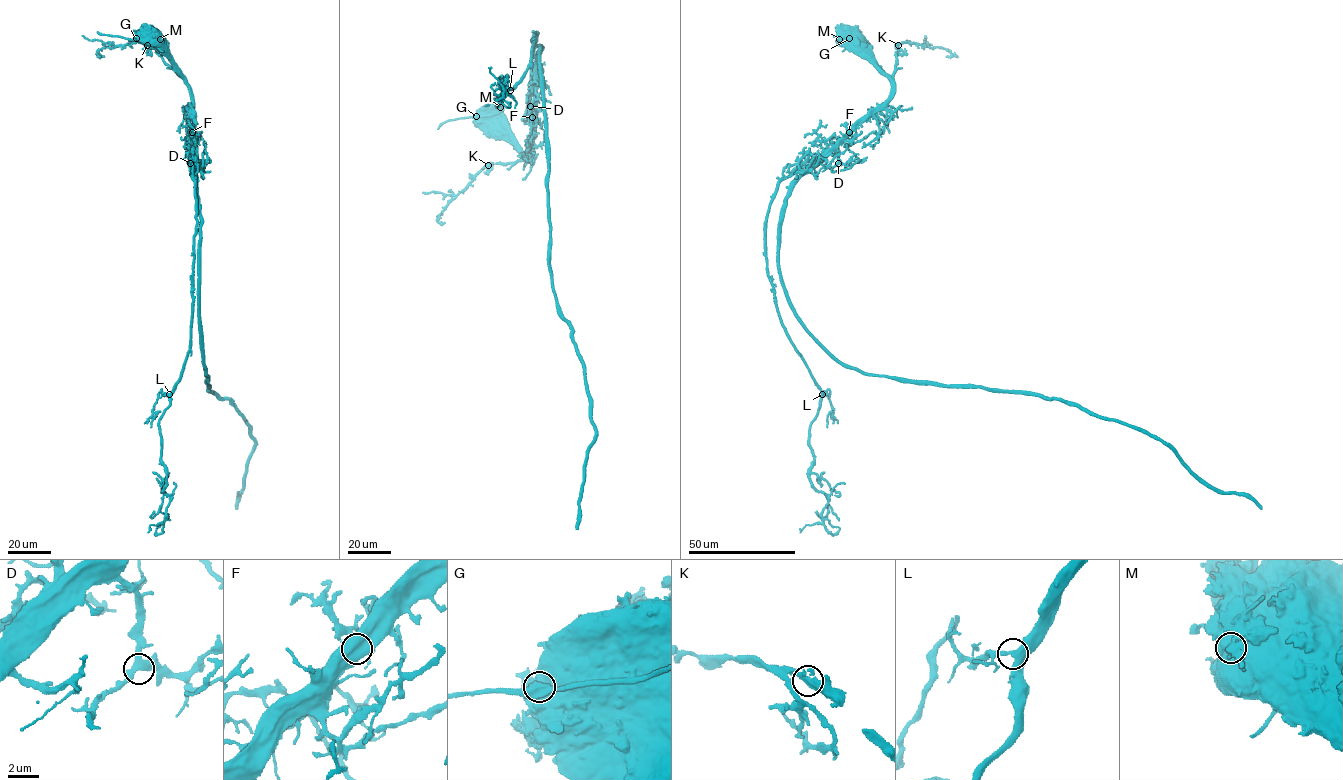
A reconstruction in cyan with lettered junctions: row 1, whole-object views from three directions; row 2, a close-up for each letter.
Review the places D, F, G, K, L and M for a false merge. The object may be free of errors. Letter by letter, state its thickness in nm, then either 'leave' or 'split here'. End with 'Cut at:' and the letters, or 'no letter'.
D: calibre 400 nm; leave
F: calibre 440 nm; leave
G: calibre 440 nm; split here
K: calibre 360 nm; leave
L: calibre 360 nm; leave
M: calibre 380 nm; leave
Cut at: G

